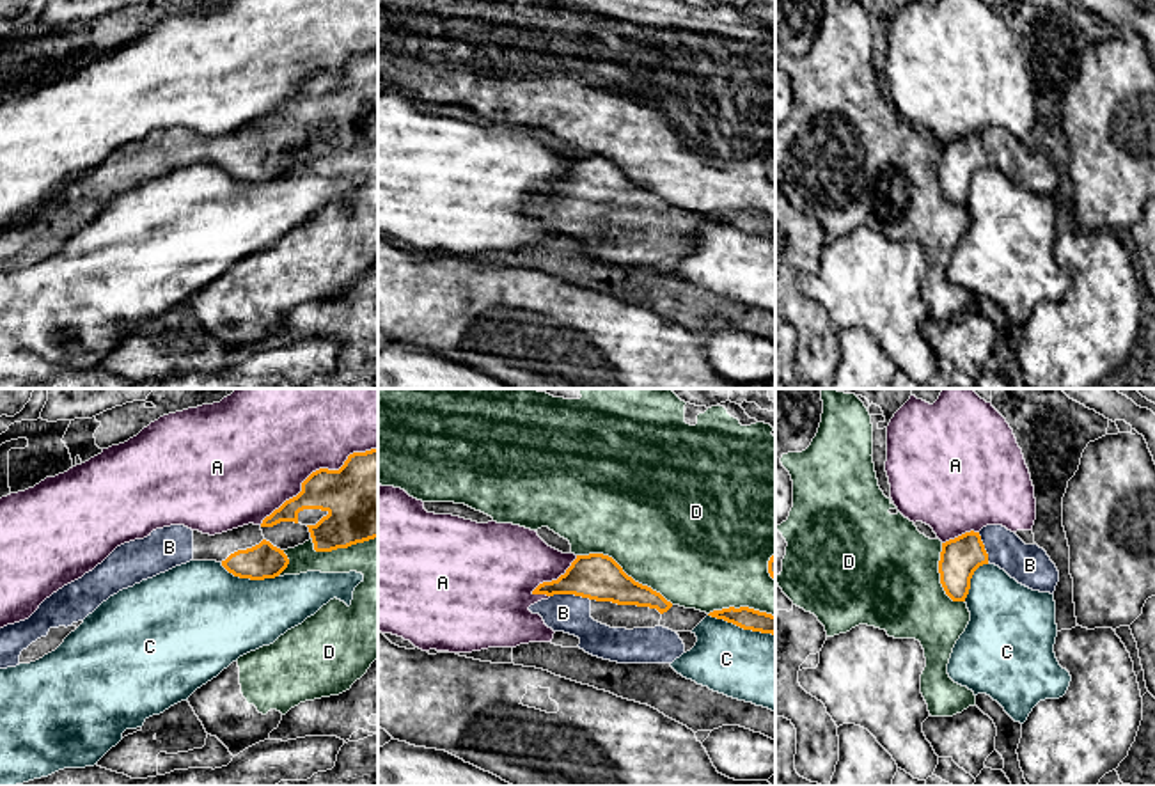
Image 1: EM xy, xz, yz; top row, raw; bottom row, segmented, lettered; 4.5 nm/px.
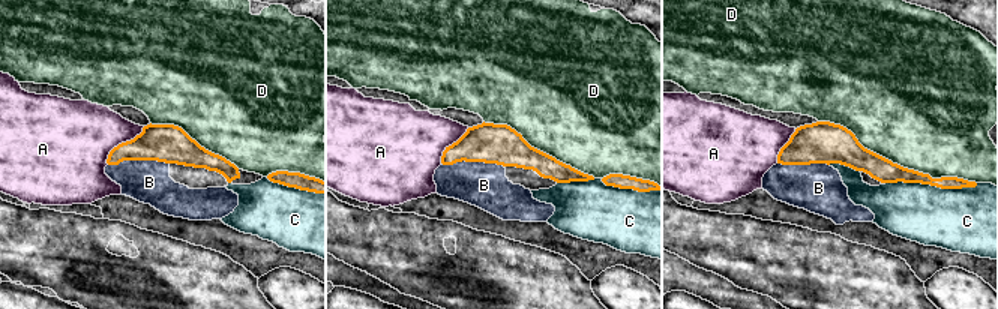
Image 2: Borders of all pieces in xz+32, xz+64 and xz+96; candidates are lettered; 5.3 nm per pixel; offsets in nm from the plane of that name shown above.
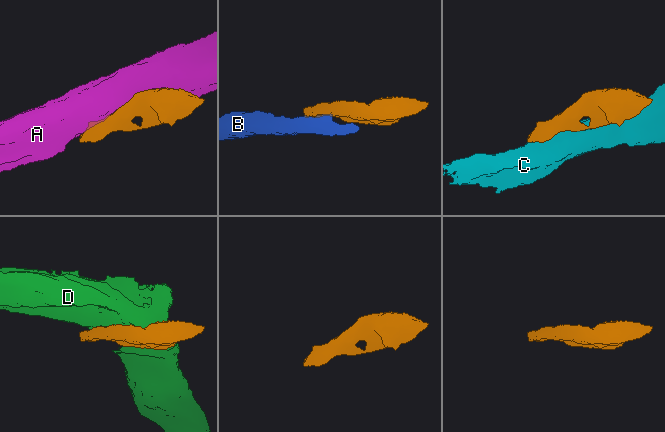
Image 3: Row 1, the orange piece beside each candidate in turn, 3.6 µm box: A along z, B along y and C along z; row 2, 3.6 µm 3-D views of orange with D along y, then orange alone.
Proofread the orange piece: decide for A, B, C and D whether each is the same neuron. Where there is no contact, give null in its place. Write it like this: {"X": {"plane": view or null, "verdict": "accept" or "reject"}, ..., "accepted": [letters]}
{"A": {"plane": "xy", "verdict": "reject"}, "B": {"plane": "xz", "verdict": "accept"}, "C": {"plane": "xz", "verdict": "reject"}, "D": {"plane": "xz", "verdict": "reject"}, "accepted": ["B"]}

